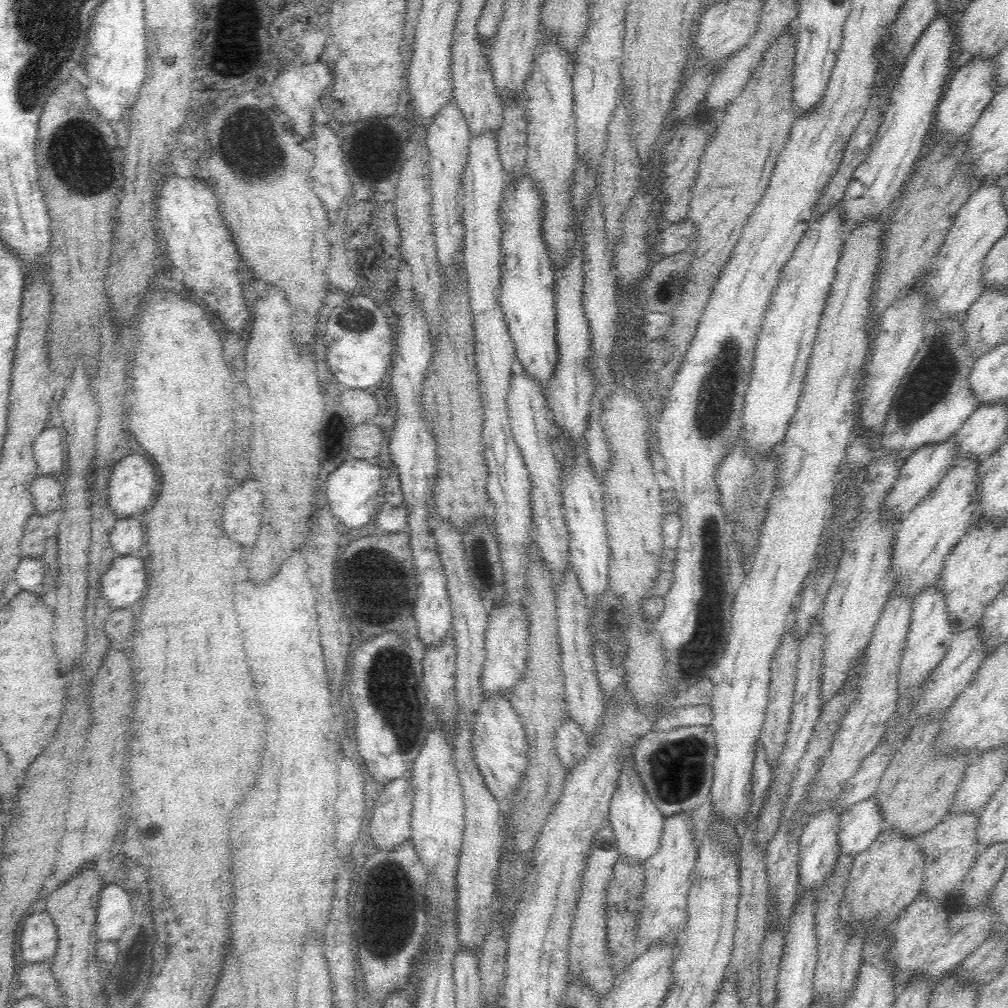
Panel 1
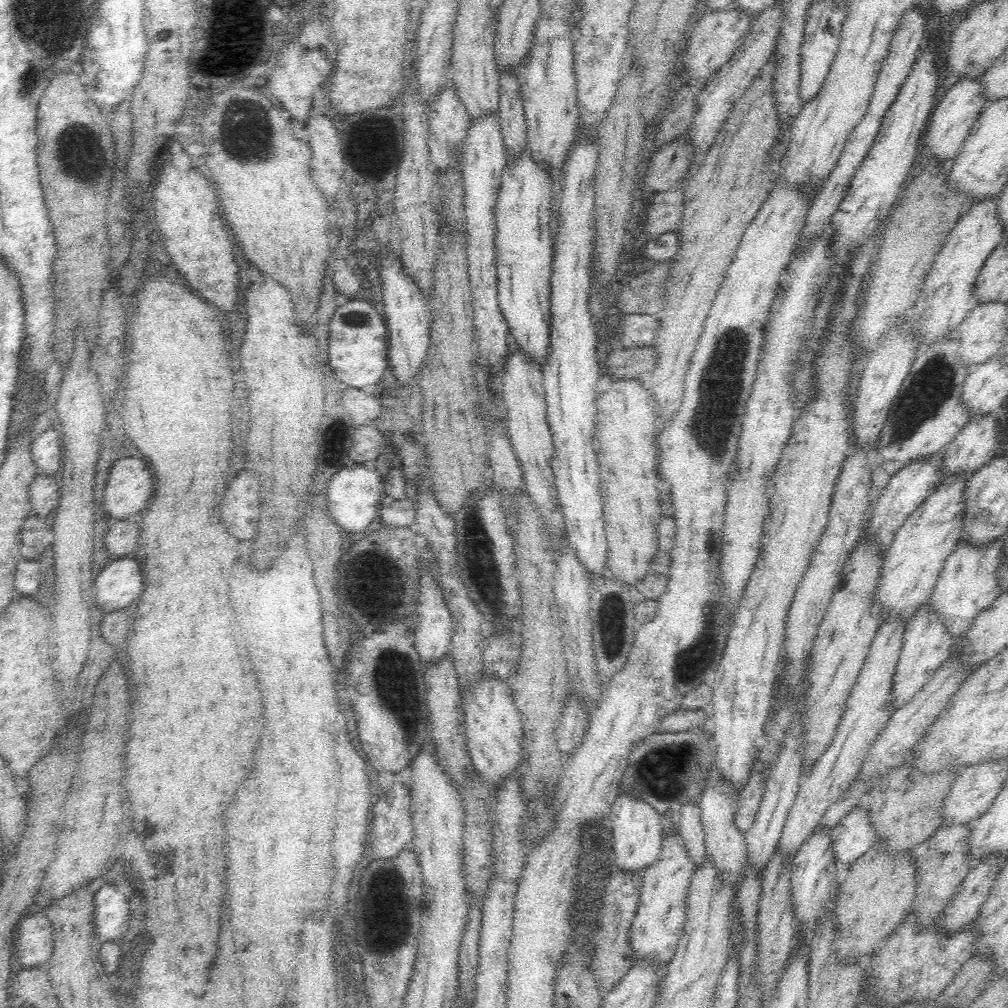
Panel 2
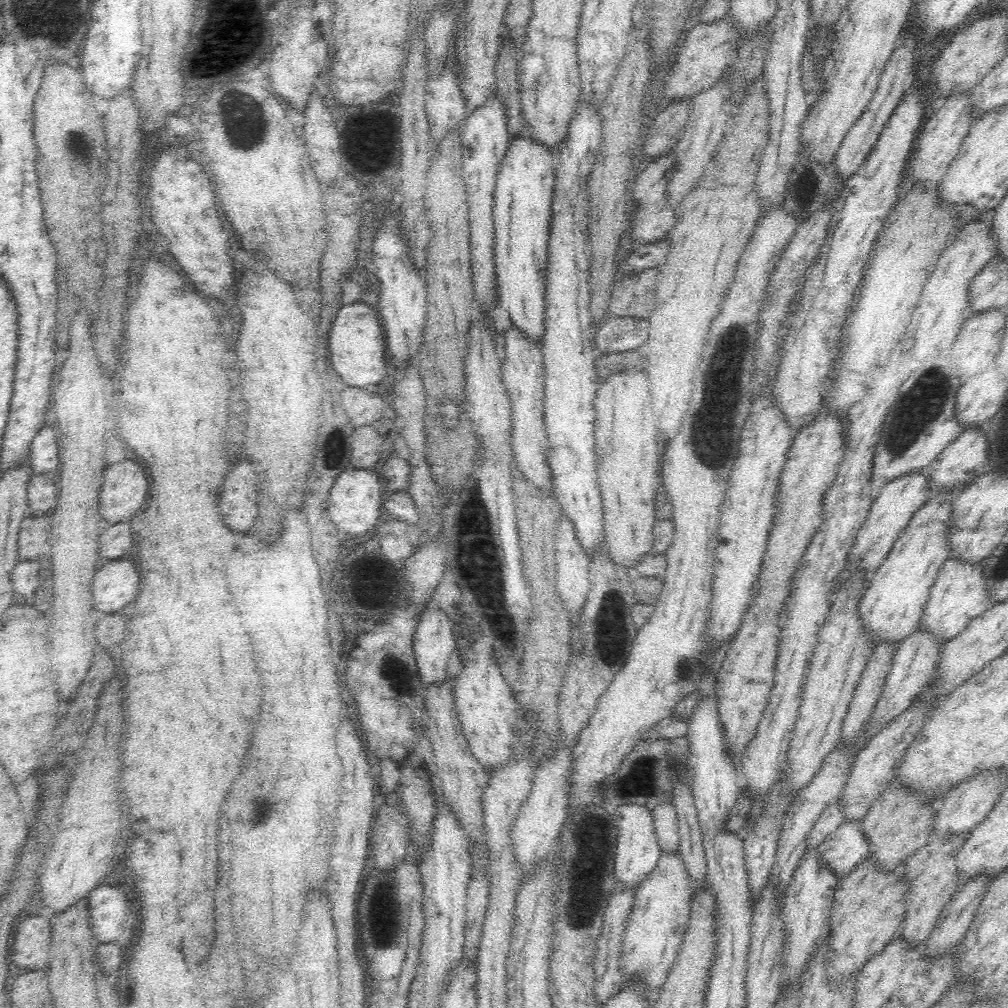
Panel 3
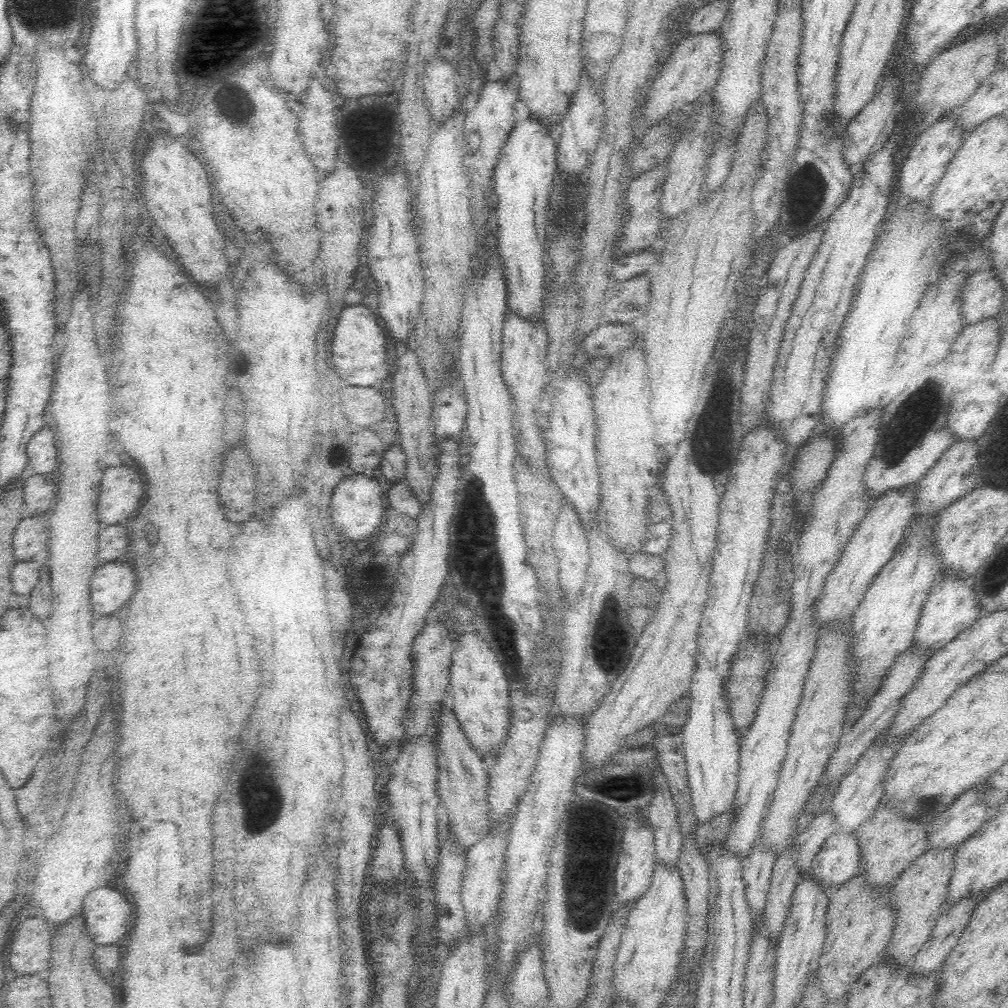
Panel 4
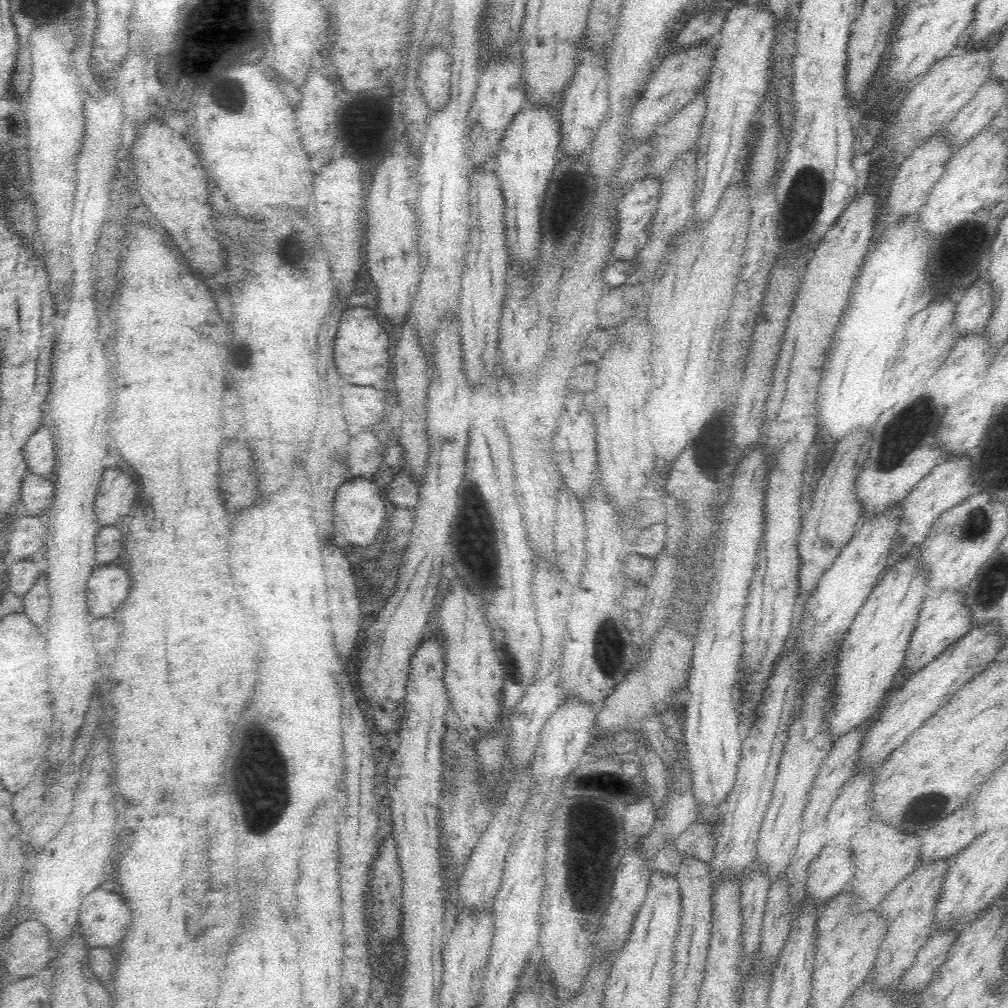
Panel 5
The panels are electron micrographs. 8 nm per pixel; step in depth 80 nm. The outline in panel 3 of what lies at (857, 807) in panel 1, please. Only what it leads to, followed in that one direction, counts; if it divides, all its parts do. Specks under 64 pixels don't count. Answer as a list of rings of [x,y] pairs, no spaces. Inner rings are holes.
[[[845,822],[831,832],[818,849],[820,863],[840,882],[868,856],[868,841],[860,829],[860,822]]]

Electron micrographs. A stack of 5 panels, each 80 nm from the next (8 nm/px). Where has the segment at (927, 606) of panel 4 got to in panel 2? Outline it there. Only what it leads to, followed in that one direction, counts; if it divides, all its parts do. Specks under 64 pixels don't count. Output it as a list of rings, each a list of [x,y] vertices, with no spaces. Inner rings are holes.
[[[1003,538],[991,542],[984,550],[975,550],[966,541],[957,543],[954,553],[948,556],[940,571],[928,603],[930,612],[942,621],[944,629],[952,638],[962,636],[972,626],[976,616],[990,608],[994,600],[1000,596],[996,569],[1000,566],[1002,544]]]

